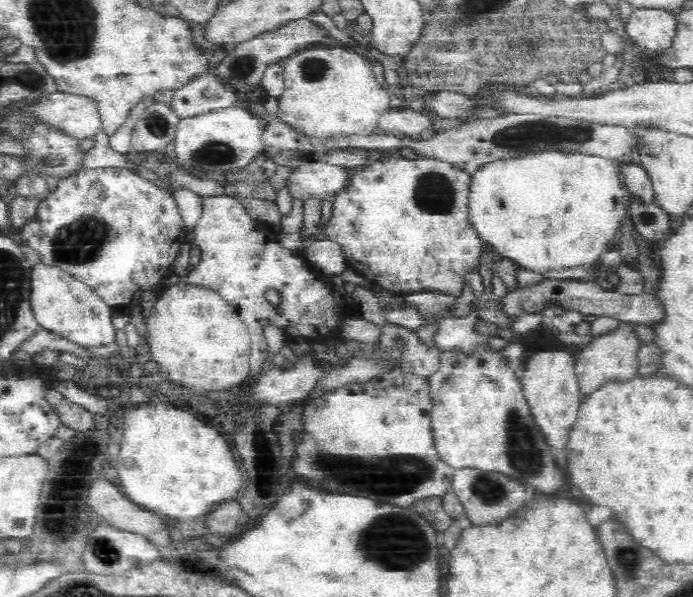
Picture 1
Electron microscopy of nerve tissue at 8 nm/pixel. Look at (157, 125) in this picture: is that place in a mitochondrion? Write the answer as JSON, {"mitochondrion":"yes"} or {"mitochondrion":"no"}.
{"mitochondrion":"yes"}

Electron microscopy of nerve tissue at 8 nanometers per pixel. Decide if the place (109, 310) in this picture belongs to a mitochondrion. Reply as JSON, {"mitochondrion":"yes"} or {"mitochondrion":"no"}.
{"mitochondrion":"no"}

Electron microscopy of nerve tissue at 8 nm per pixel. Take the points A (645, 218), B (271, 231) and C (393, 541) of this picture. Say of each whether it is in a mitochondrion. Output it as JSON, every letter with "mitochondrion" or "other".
{"A":"mitochondrion","B":"other","C":"mitochondrion"}

